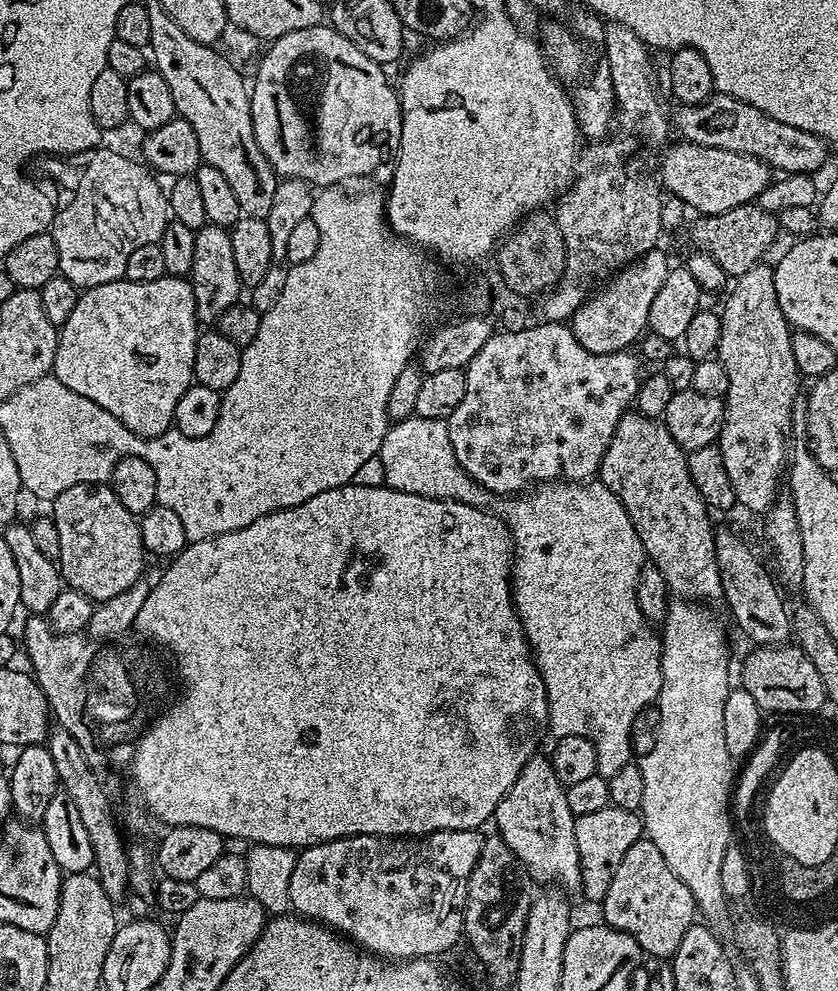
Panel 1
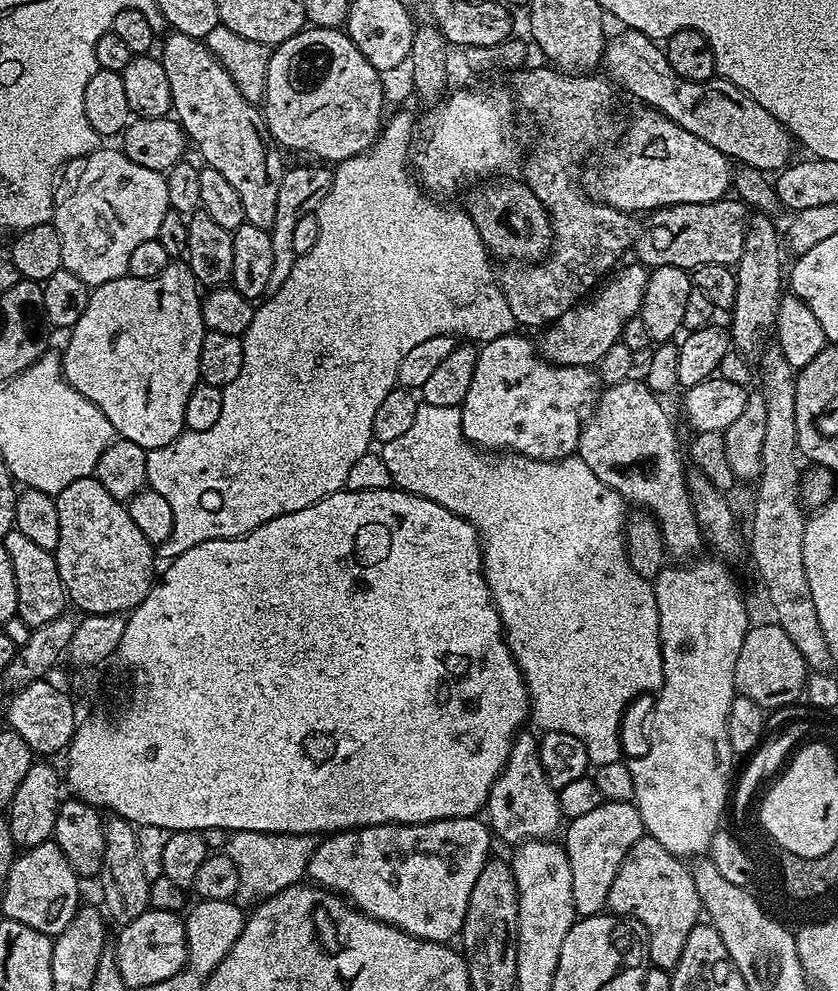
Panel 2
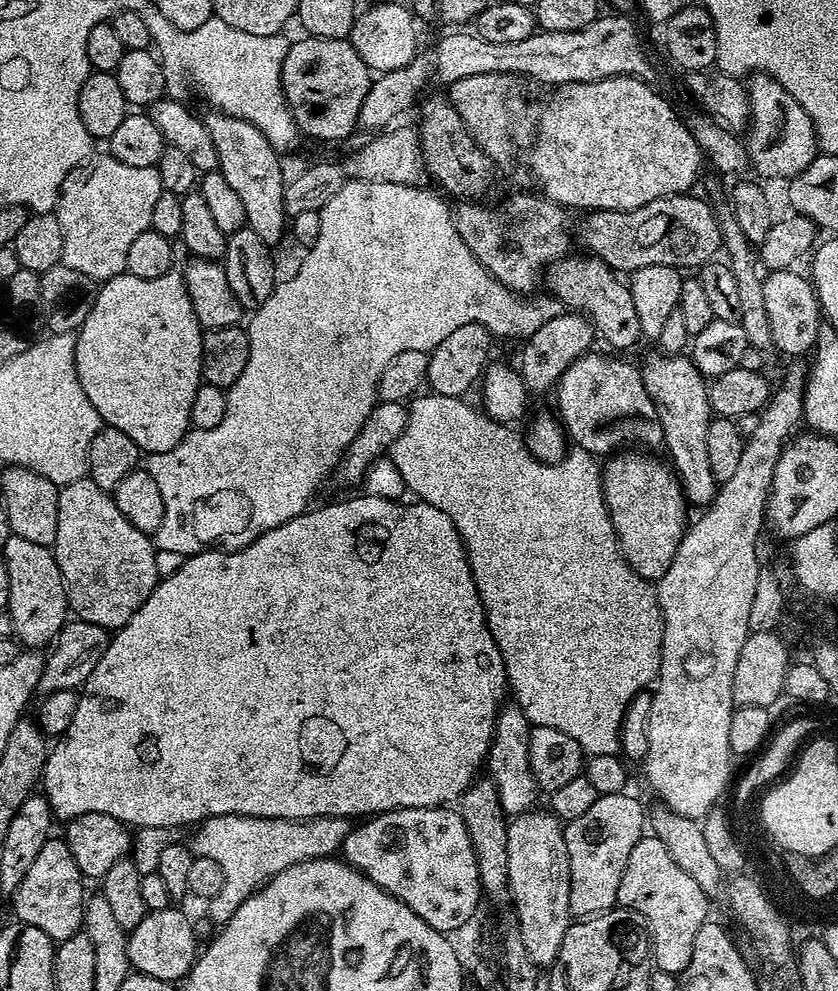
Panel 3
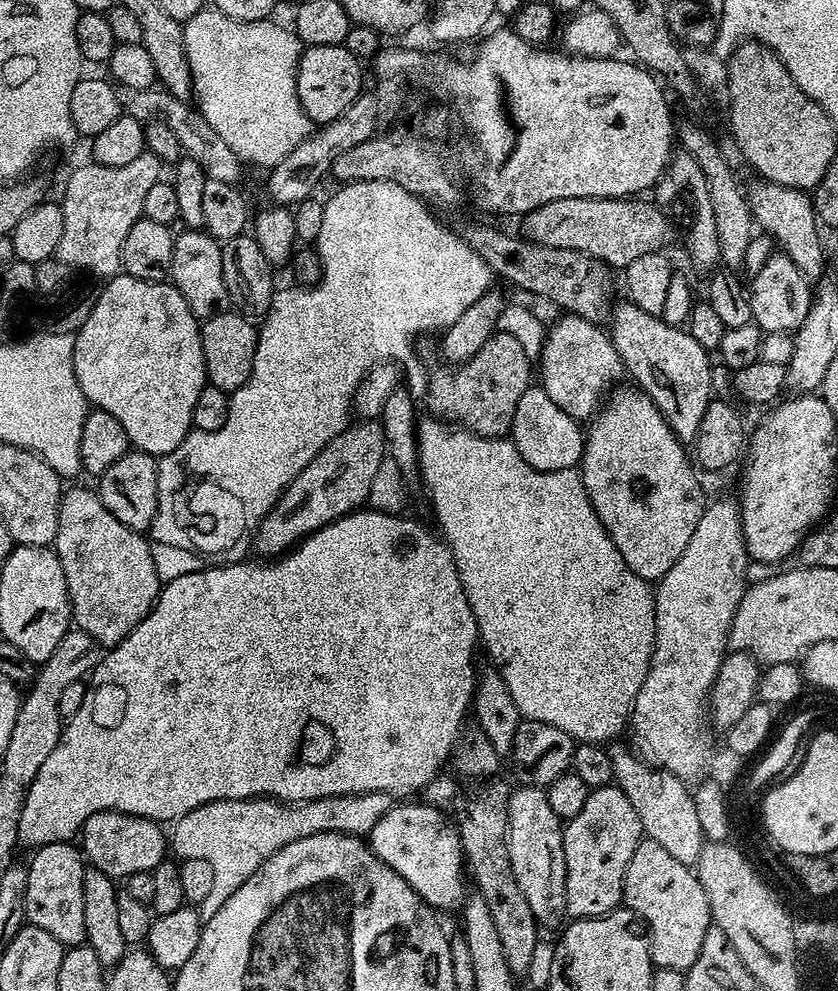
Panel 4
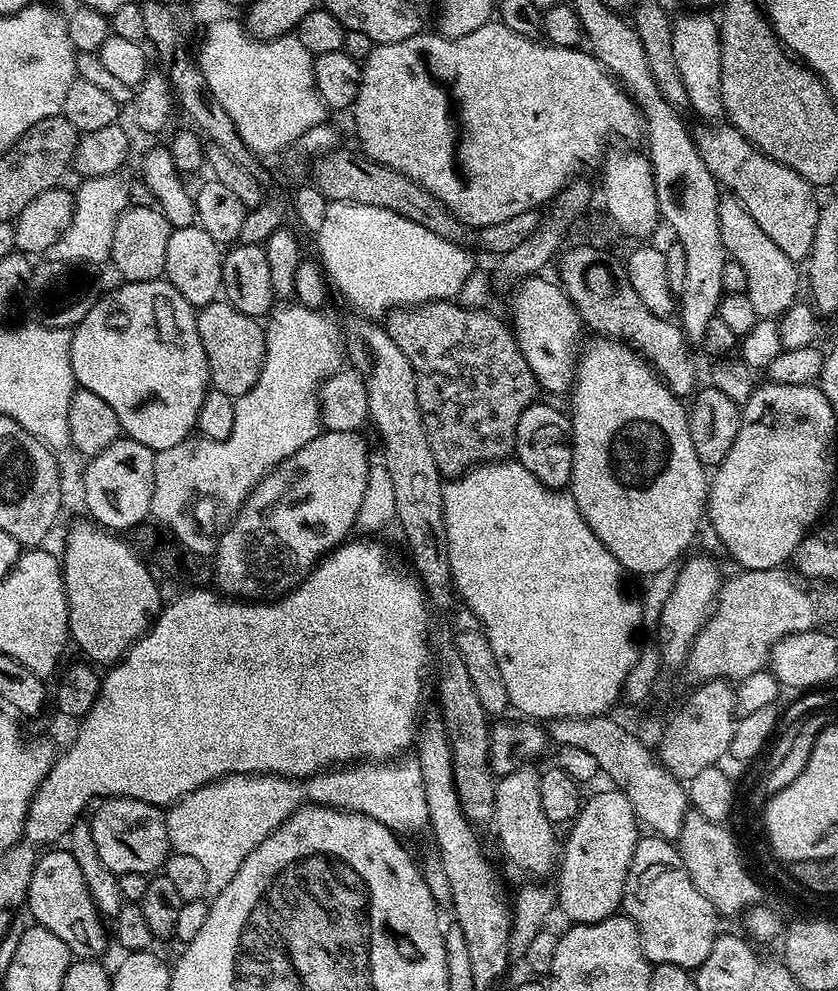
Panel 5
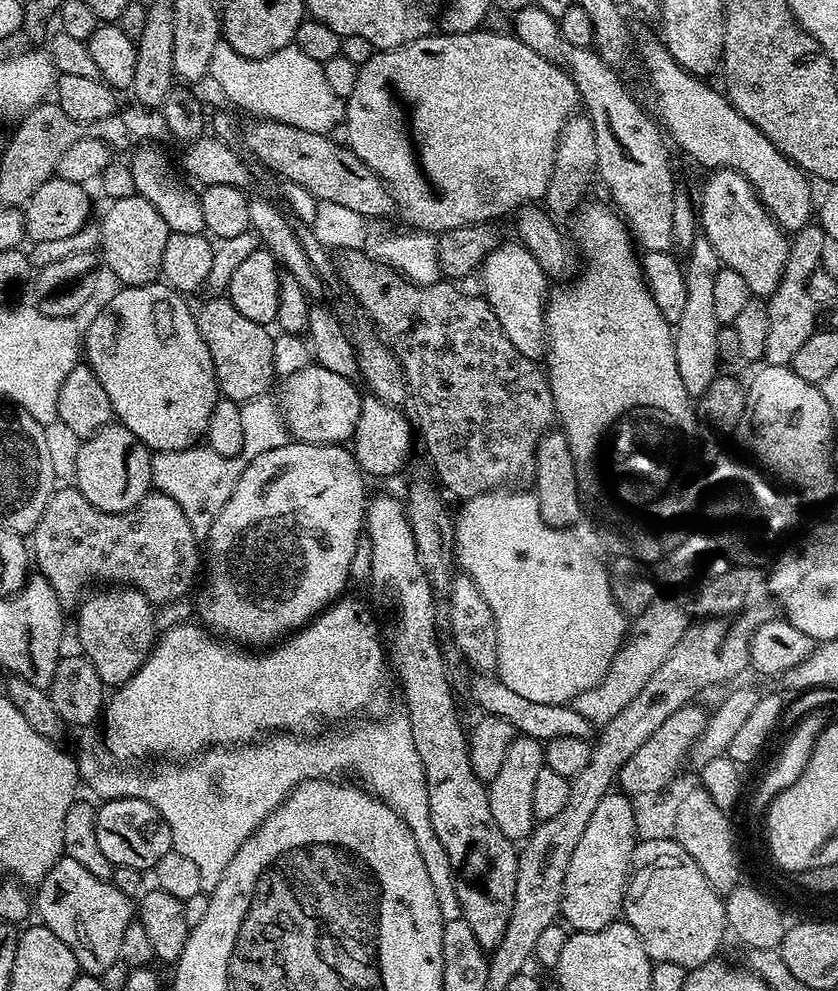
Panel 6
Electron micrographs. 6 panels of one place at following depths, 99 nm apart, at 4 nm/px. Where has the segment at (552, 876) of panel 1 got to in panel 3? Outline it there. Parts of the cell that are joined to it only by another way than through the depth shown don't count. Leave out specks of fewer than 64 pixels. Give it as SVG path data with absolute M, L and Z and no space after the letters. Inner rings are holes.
M508 702L497 711L492 741L488 747L486 761L487 775L496 783L498 802L502 802L502 810L509 817L521 816L529 811L538 795L536 779L530 770L530 734L533 725L529 724L526 714L514 702Z

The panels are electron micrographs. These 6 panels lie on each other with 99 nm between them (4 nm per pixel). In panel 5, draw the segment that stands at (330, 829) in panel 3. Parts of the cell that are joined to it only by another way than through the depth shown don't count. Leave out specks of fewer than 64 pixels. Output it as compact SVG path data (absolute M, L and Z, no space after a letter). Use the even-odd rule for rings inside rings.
M400 758L395 762L356 762L351 766L340 766L335 770L318 772L307 778L289 778L271 774L253 774L251 776L223 776L221 780L210 782L167 809L168 842L172 852L190 854L206 869L206 882L209 893L220 892L238 868L259 844L282 822L286 822L301 806L327 804L329 808L344 808L347 812L366 814L382 822L397 834L416 832L428 828L426 810L426 786L422 786L422 770L415 758Z

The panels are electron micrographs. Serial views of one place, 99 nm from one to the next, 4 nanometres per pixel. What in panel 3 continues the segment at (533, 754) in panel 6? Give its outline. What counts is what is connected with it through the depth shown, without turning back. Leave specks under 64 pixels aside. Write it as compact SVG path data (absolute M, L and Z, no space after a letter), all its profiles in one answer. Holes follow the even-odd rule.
M529 810L521 816L515 817L508 826L508 841L506 842L506 858L508 859L508 889L512 892L511 907L516 913L516 921L522 934L522 943L526 945L526 954L530 956L537 966L550 966L556 961L558 950L562 946L562 938L566 938L566 930L572 927L574 917L570 910L570 862L566 854L566 842L564 841L564 824L552 815L551 811L536 812Z

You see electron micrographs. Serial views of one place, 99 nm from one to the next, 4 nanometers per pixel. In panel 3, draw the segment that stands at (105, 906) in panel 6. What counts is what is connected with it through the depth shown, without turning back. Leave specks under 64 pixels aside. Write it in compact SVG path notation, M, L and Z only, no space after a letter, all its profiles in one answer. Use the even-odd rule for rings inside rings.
M49 838L46 846L38 853L38 858L26 870L26 878L22 878L22 886L18 886L10 904L16 911L15 919L21 924L38 926L42 934L46 934L59 942L77 935L84 922L86 893L84 894L85 877L80 875L74 862L74 854L70 854L67 839Z

